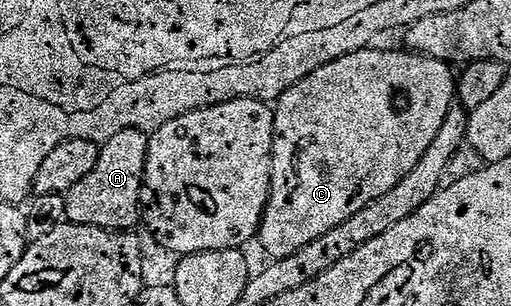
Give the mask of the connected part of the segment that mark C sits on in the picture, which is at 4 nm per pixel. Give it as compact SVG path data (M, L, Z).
M404 48L372 49L355 50L319 66L275 103L272 191L258 235L269 259L294 256L318 236L326 236L330 228L350 220L354 212L362 212L362 208L390 192L426 156L426 148L434 144L434 136L454 109L458 78L449 63Z

